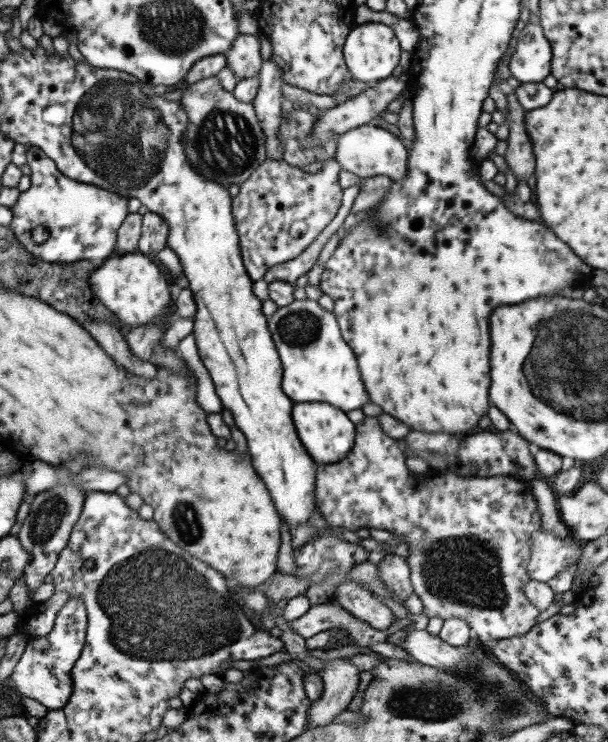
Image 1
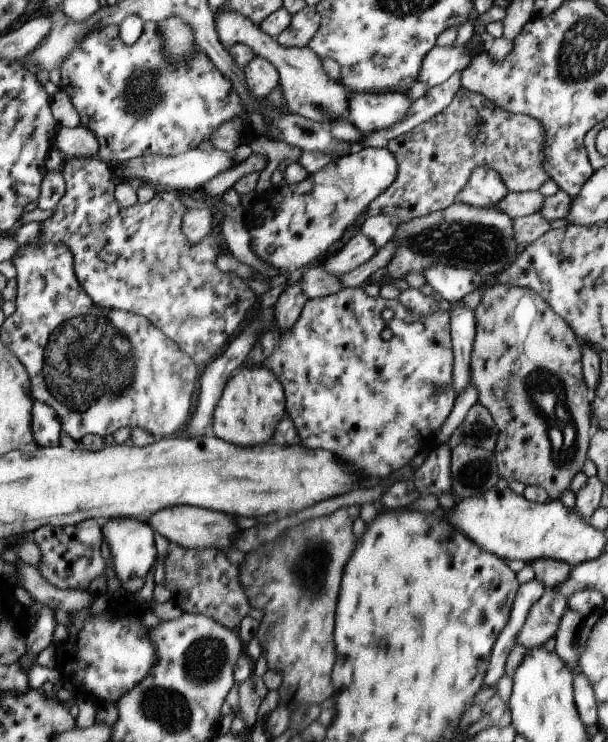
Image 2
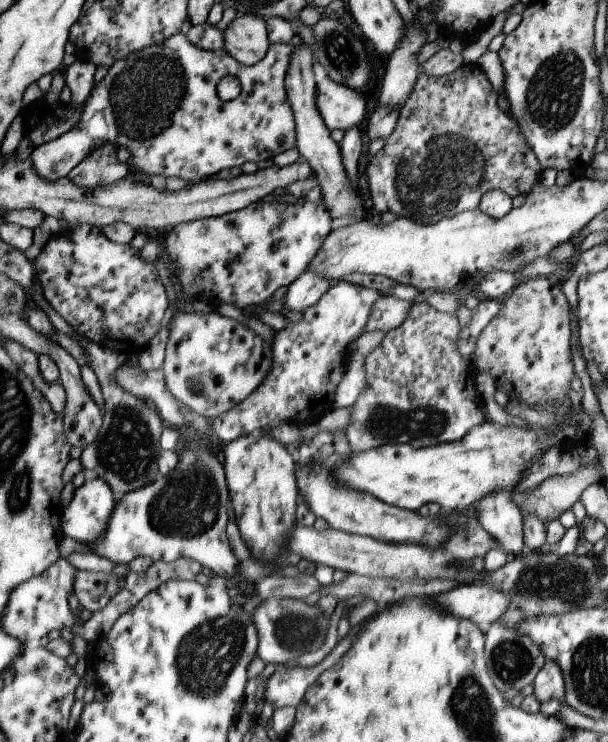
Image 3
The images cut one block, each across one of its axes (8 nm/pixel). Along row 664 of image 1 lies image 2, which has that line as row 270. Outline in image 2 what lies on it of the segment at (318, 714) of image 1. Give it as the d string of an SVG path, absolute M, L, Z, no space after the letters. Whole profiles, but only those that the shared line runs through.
M361 232L355 234L351 240L343 244L343 248L337 248L325 262L323 268L331 276L341 276L345 272L351 272L353 268L365 264L373 254L377 252L377 246L371 242L371 238L363 236Z

